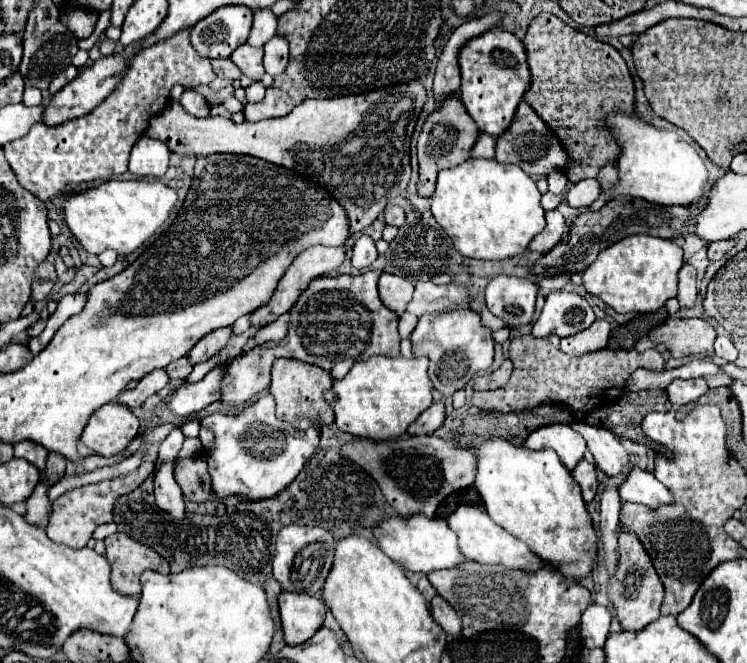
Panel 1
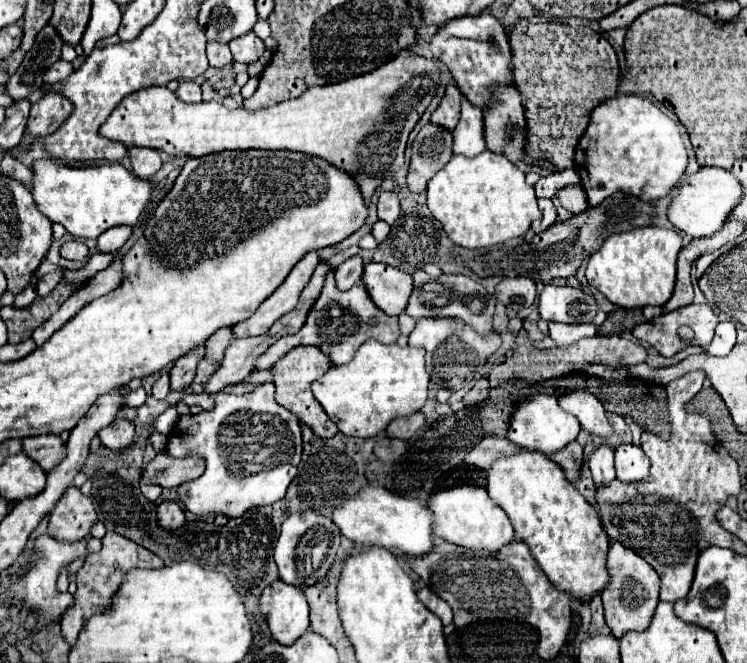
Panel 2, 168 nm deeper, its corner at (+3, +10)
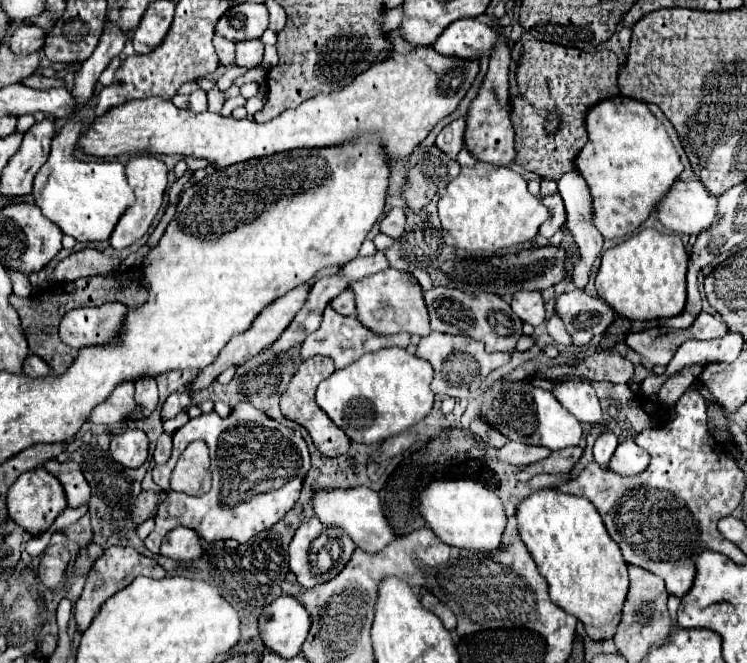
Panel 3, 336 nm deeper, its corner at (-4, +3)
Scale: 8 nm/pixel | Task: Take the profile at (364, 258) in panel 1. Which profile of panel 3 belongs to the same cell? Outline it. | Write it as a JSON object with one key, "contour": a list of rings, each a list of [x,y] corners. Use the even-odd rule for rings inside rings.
{"contour":[[[345,289],[337,299],[333,299],[329,303],[337,313],[341,315],[353,315],[355,313],[355,299],[353,299],[353,293],[349,289]]]}

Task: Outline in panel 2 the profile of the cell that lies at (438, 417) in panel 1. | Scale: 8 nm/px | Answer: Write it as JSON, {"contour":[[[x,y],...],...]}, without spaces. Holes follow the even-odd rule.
{"contour":[[[416,412],[406,418],[396,418],[388,426],[388,436],[400,438],[400,440],[410,440],[424,424],[426,424],[426,416],[422,412]]]}

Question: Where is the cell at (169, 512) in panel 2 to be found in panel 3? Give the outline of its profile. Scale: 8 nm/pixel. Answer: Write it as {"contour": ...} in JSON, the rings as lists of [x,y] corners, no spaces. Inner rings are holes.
{"contour":[[[177,527],[175,531],[169,531],[169,535],[163,539],[161,553],[175,561],[195,561],[203,555],[199,535],[187,527]]]}

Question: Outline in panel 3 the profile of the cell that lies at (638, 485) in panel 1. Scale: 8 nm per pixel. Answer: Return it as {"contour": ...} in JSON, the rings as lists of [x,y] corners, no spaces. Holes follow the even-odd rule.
{"contour":[[[621,441],[615,455],[611,457],[609,469],[619,475],[637,475],[639,471],[645,471],[649,465],[649,455],[641,447],[635,445],[635,441]]]}

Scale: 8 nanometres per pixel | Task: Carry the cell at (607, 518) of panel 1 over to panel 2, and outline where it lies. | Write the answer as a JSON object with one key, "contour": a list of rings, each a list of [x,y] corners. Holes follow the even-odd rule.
{"contour":[[[600,446],[592,456],[590,456],[590,470],[594,484],[600,488],[604,484],[610,484],[612,478],[616,478],[614,472],[614,452],[610,446]]]}

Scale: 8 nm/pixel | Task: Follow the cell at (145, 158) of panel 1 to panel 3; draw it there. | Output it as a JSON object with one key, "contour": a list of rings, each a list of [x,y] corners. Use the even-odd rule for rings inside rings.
{"contour":[[[149,155],[149,157],[131,157],[127,163],[125,163],[125,177],[127,177],[127,183],[131,185],[131,189],[135,191],[135,203],[121,215],[119,223],[115,225],[115,231],[111,233],[111,247],[117,249],[117,251],[123,251],[127,247],[131,247],[137,239],[141,239],[147,229],[151,227],[161,203],[163,203],[163,195],[165,195],[165,189],[167,189],[167,167],[161,159]]]}

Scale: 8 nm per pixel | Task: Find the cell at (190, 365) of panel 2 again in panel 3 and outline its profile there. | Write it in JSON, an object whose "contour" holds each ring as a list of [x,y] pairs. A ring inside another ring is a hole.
{"contour":[[[187,389],[181,391],[181,393],[177,391],[177,393],[173,393],[173,395],[167,397],[167,401],[165,401],[163,409],[161,409],[161,419],[163,421],[173,419],[177,413],[185,411],[189,405],[191,405],[191,393]]]}

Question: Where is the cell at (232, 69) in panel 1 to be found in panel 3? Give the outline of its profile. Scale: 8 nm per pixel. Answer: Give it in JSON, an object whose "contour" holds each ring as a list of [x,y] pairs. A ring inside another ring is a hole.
{"contour":[[[213,35],[213,45],[217,49],[217,55],[219,55],[219,63],[221,65],[233,65],[235,63],[235,43],[221,37],[221,35]]]}

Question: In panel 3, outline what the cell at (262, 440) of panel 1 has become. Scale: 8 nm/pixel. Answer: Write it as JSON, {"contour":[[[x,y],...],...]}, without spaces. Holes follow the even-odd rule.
{"contour":[[[239,403],[227,417],[219,417],[215,411],[203,413],[173,433],[171,459],[165,465],[153,467],[153,481],[167,493],[167,499],[157,509],[155,529],[145,539],[145,547],[157,555],[163,537],[179,525],[193,529],[207,543],[225,539],[247,543],[257,533],[279,523],[295,505],[309,467],[309,451],[301,433],[267,417],[251,403]],[[197,439],[209,445],[213,487],[201,497],[173,495],[169,475],[183,449]]]}

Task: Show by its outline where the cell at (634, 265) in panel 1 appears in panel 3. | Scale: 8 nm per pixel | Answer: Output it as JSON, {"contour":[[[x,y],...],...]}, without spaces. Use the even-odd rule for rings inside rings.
{"contour":[[[643,229],[603,253],[595,287],[599,297],[621,317],[639,321],[675,317],[685,309],[687,301],[687,263],[689,255],[679,235],[663,235],[655,229]]]}

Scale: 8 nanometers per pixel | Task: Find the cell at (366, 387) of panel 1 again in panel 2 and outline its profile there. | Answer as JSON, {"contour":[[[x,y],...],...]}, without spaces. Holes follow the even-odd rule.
{"contour":[[[368,340],[344,366],[332,366],[322,378],[312,382],[314,398],[346,436],[372,438],[400,416],[418,412],[428,396],[430,376],[424,368],[424,348],[386,346]]]}

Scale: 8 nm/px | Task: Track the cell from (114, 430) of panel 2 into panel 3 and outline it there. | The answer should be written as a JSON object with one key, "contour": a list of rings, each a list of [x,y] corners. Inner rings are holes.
{"contour":[[[127,429],[111,439],[111,455],[117,463],[137,469],[149,457],[149,439],[141,429]]]}

